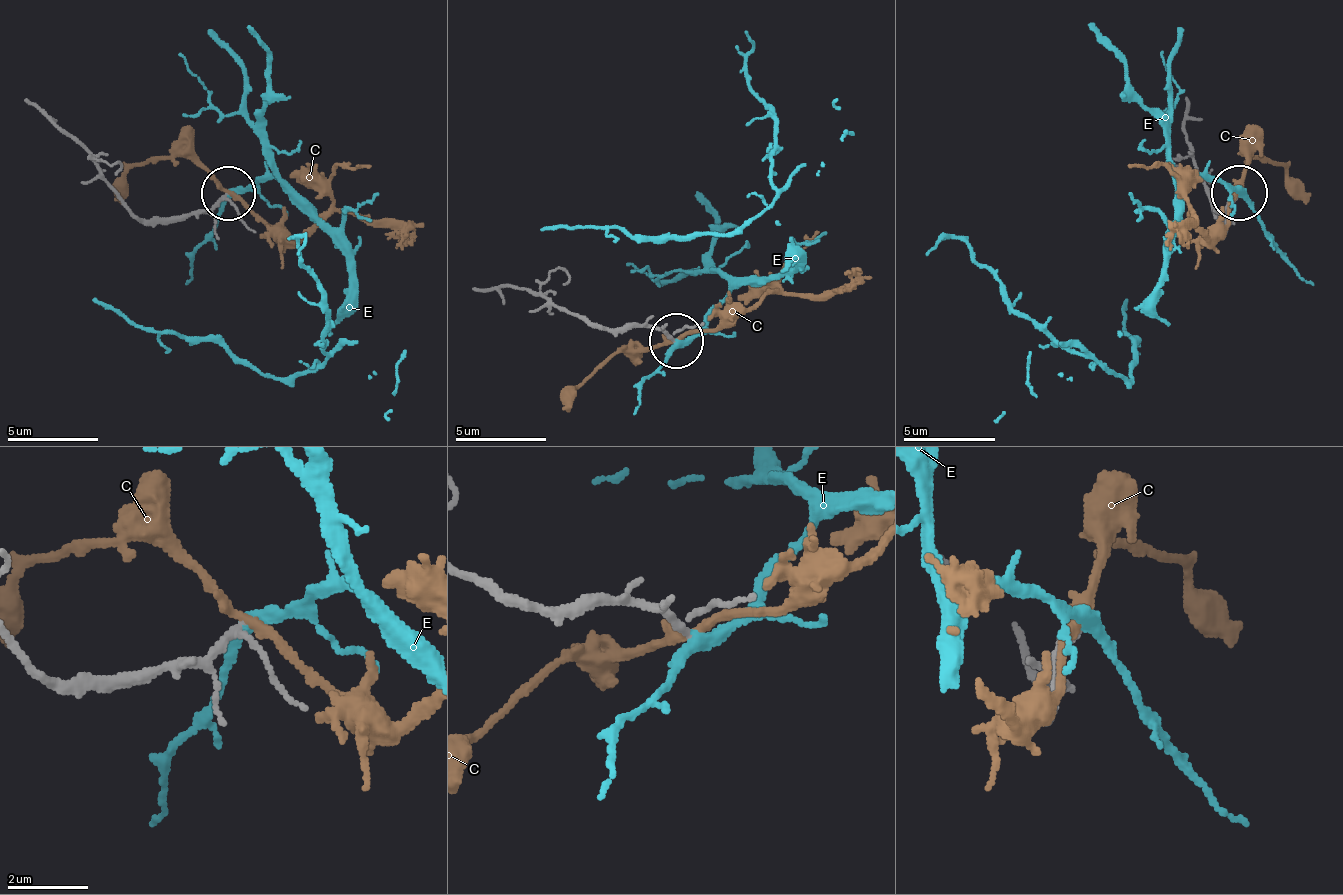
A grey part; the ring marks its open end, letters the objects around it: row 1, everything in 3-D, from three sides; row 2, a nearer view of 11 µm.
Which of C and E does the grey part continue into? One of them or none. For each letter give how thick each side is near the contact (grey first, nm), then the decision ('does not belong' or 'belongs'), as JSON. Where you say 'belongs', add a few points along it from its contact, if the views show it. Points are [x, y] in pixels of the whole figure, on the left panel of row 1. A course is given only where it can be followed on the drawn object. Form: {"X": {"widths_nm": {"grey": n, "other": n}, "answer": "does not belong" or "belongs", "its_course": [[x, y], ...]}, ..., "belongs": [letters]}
{"C": {"widths_nm": {"grey": 160, "other": 260}, "answer": "does not belong"}, "E": {"widths_nm": {"grey": 160, "other": 320}, "answer": "belongs", "its_course": [[227, 196], [272, 178], [341, 251], [350, 301], [318, 360], [263, 378], [213, 342], [145, 333], [91, 301]]}, "belongs": ["E"]}

